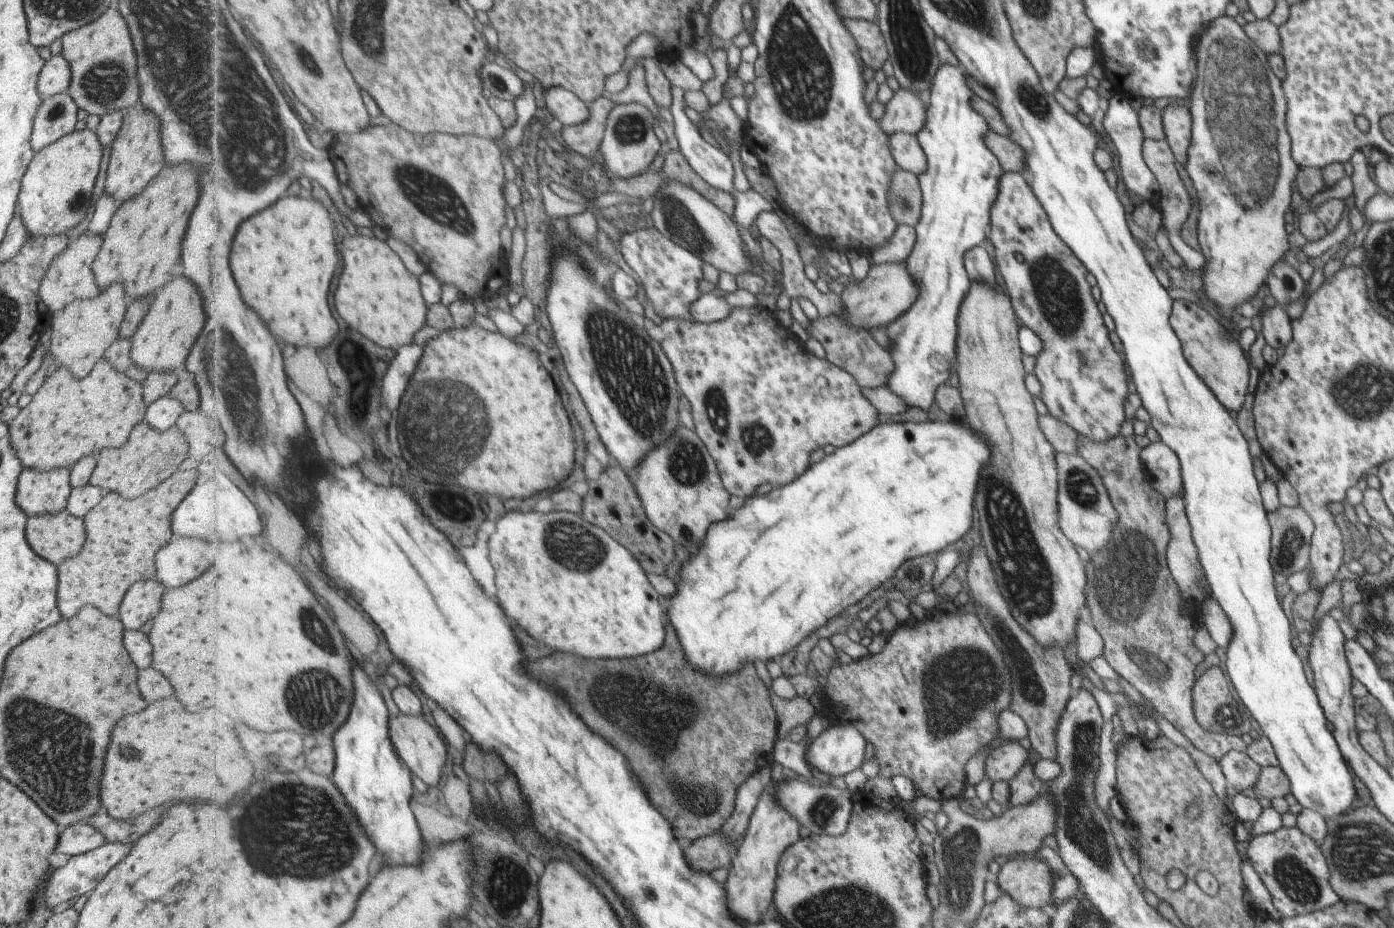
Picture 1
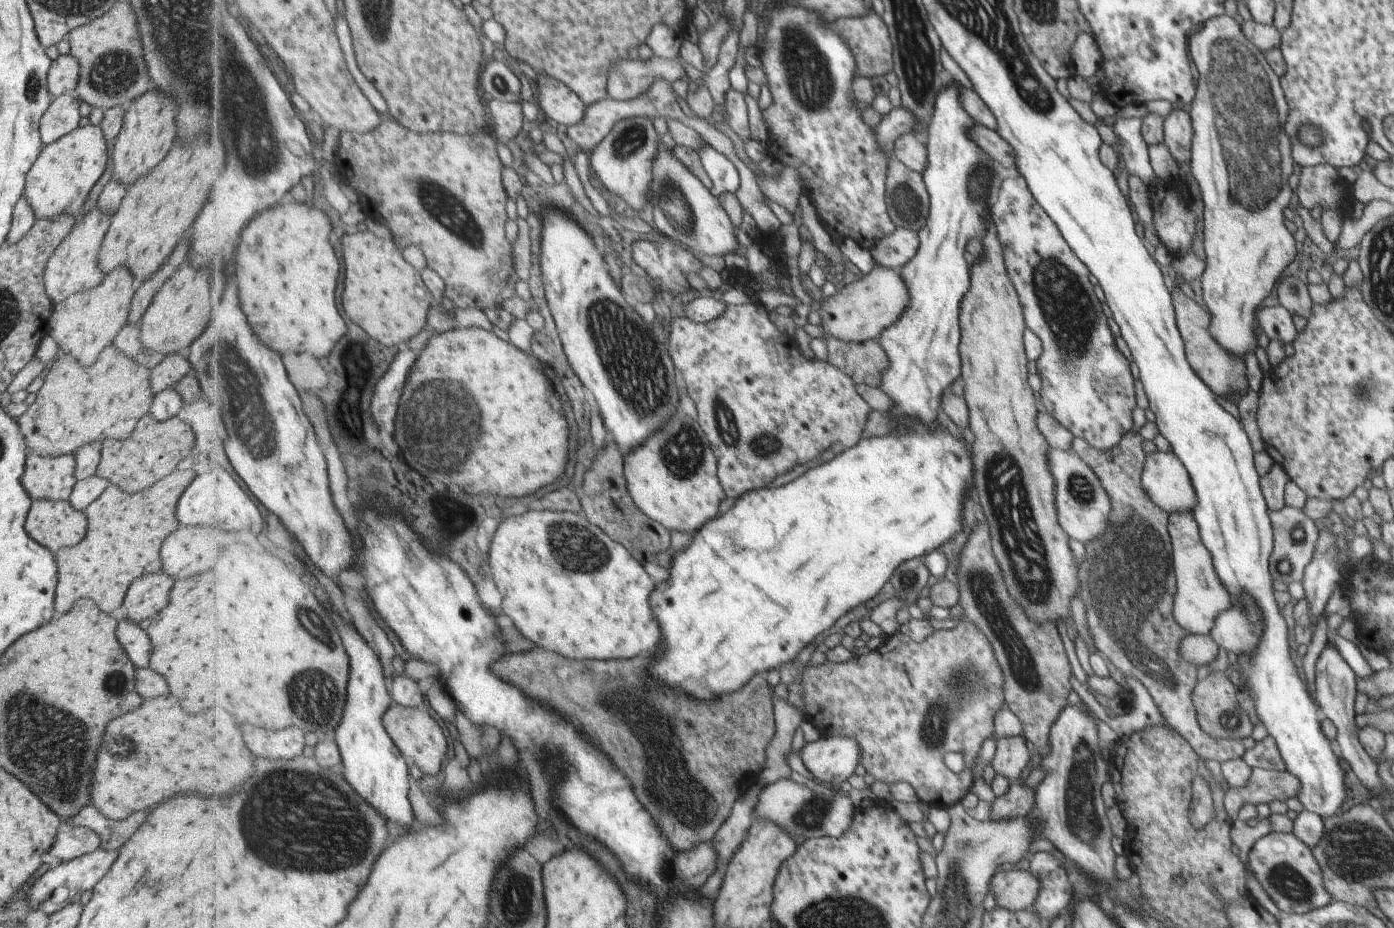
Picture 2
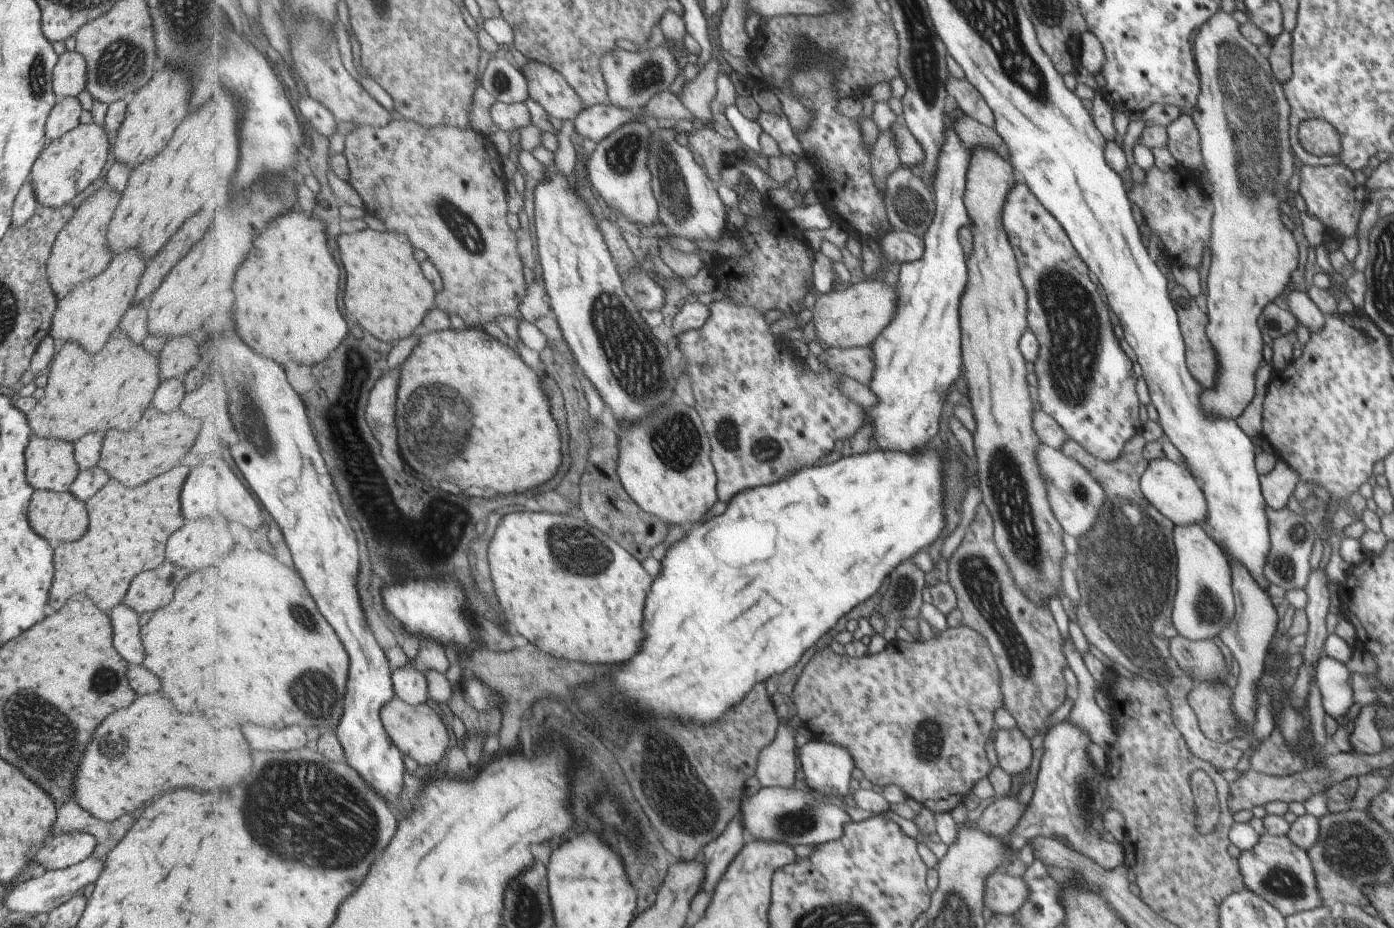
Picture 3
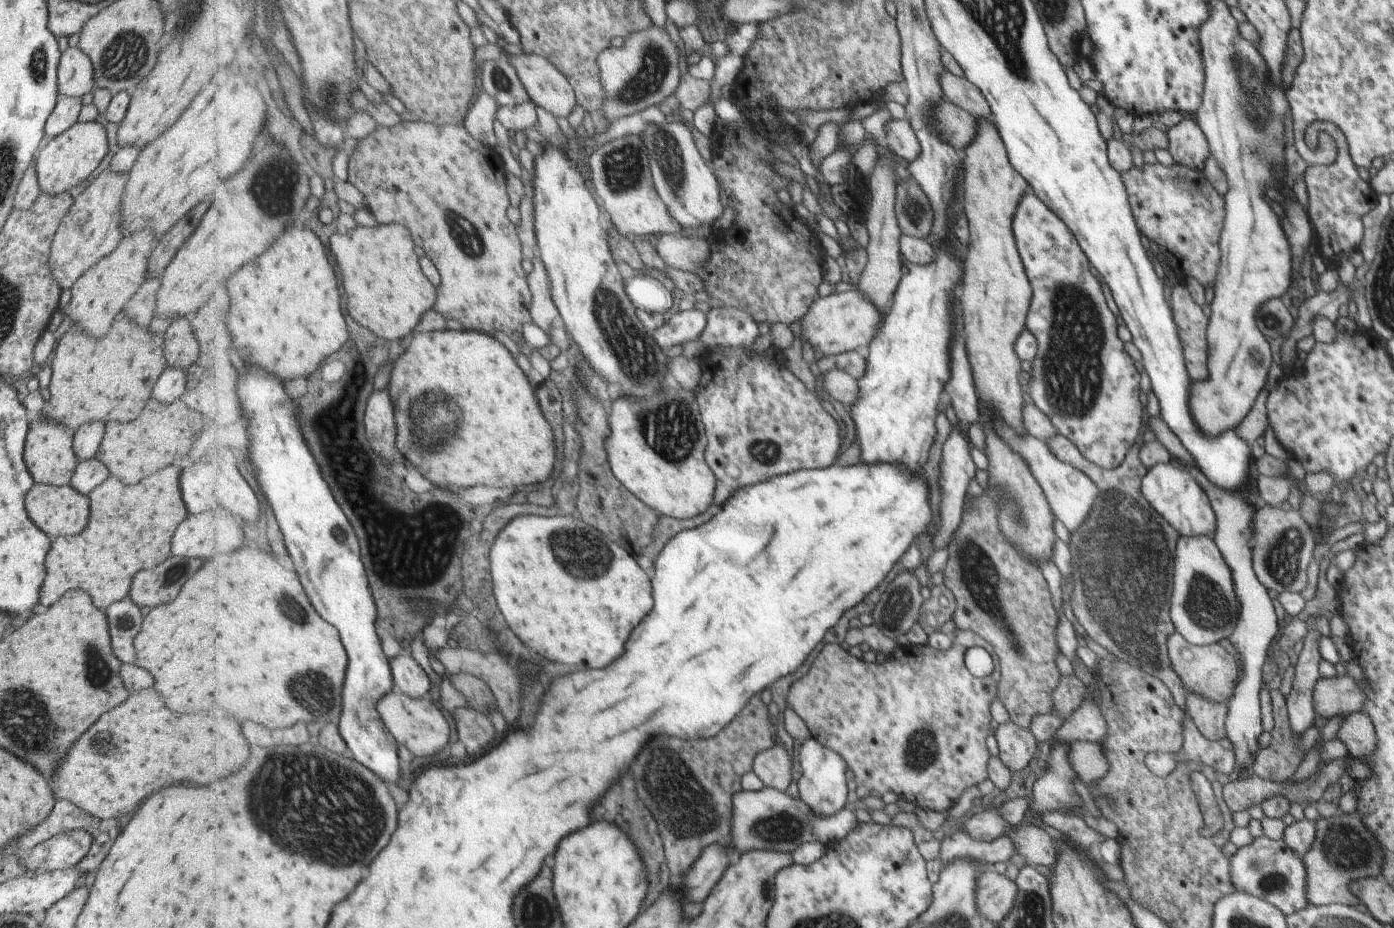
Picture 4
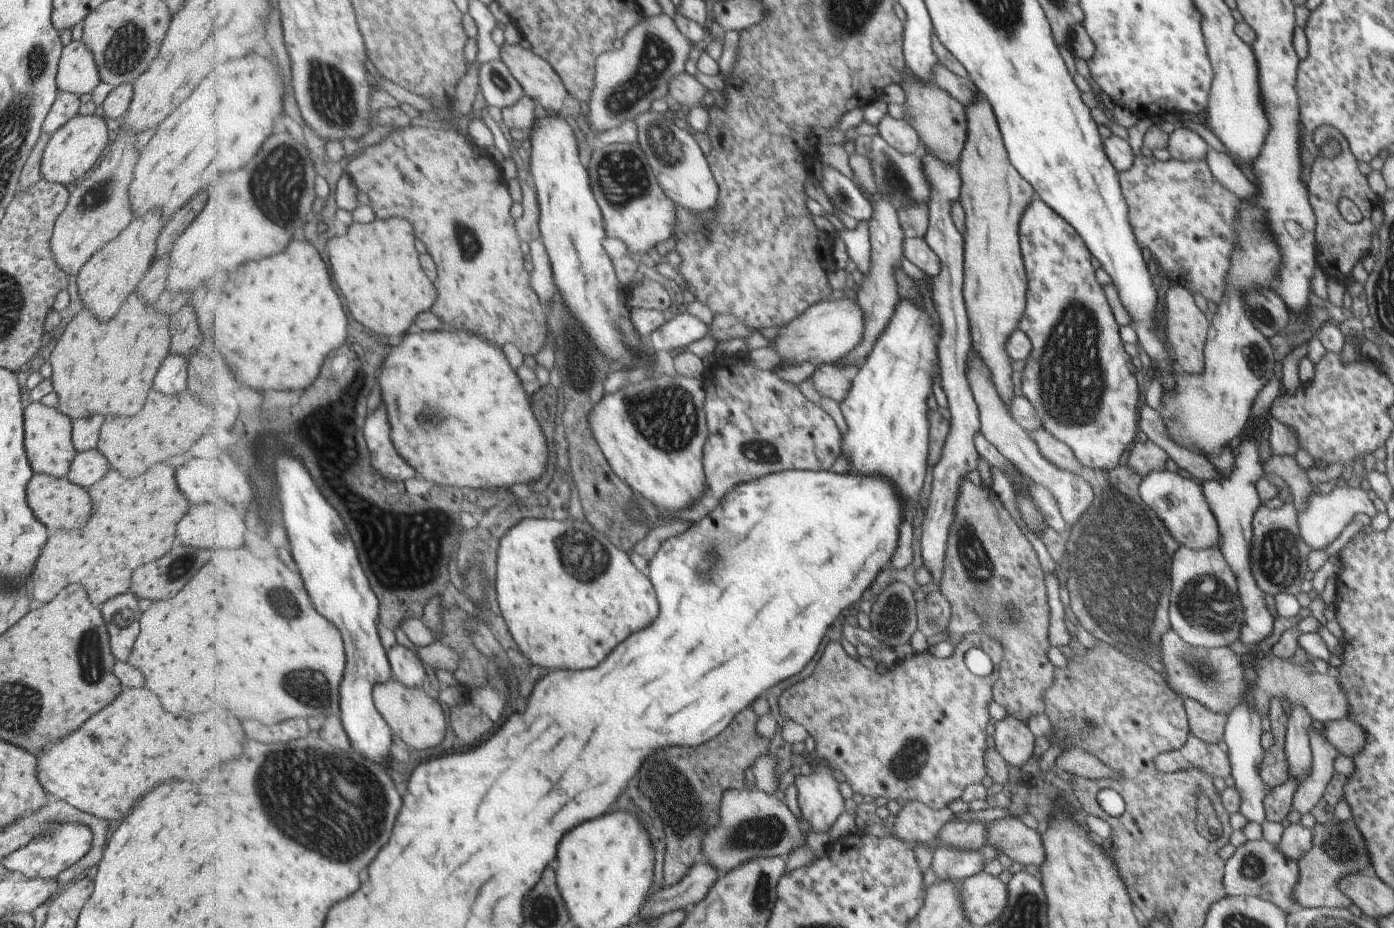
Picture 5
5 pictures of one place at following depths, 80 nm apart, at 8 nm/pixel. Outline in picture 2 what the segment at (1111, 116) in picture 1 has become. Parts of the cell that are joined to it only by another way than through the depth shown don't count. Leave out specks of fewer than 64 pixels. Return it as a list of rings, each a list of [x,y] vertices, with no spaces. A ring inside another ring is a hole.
[[[1122,119],[1117,120],[1111,128],[1121,139],[1120,158],[1123,159],[1123,163],[1120,167],[1128,174],[1137,176],[1149,187],[1155,174],[1148,159],[1148,146],[1142,139],[1140,126],[1139,120]]]

